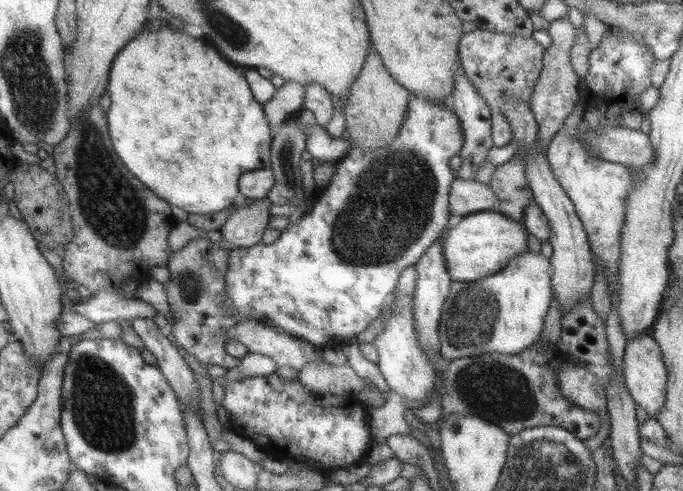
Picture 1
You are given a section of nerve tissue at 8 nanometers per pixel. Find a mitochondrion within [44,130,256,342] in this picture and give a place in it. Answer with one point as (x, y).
(190, 281)

